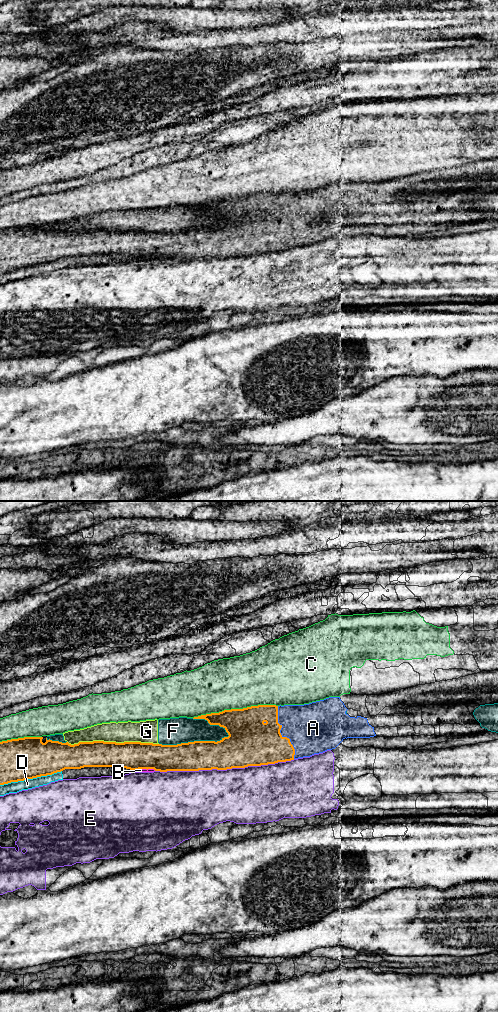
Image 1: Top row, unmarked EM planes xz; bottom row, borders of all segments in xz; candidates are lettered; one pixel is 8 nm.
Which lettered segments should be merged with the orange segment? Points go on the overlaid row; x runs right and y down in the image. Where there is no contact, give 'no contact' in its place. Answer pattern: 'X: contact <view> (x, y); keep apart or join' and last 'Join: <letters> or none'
A: contact xz (280, 734); join
B: contact xz (143, 768); keep apart
C: contact xz (235, 709); keep apart
D: contact xz (30, 778); keep apart
E: contact xz (224, 769); keep apart
F: contact xz (194, 741); keep apart
G: contact xz (113, 742); keep apart
Join: A

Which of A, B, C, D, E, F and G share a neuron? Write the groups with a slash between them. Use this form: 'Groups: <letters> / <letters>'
Groups: A / B D / C / E / F G

